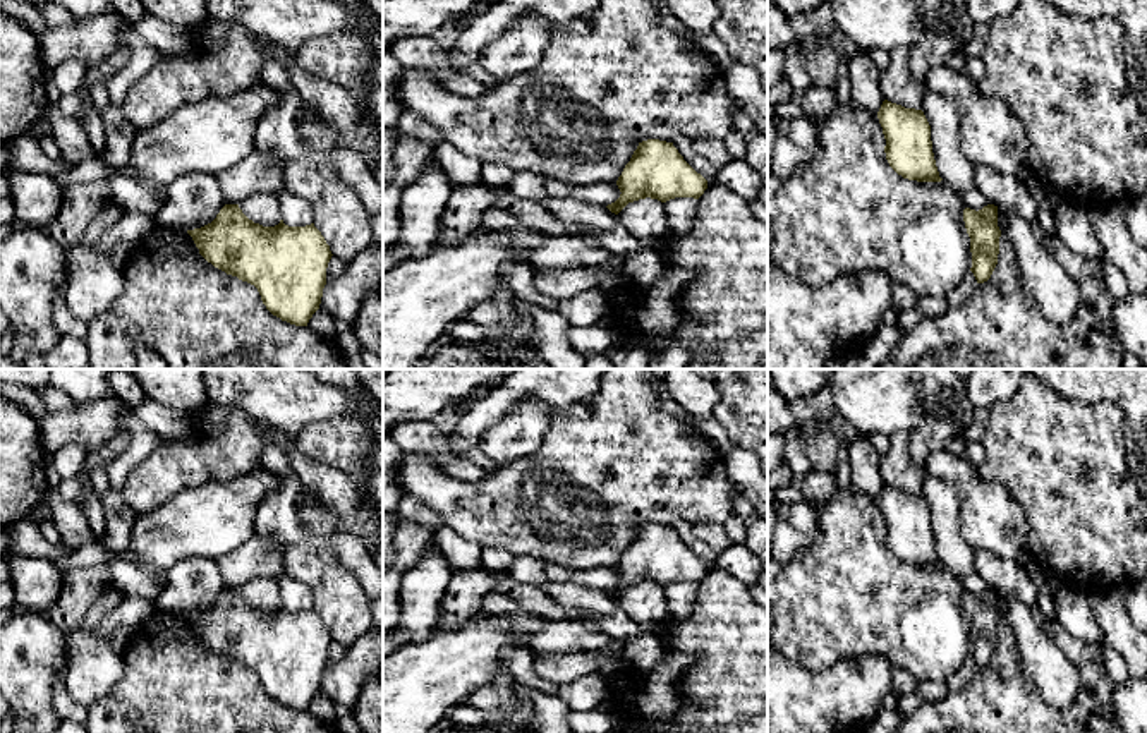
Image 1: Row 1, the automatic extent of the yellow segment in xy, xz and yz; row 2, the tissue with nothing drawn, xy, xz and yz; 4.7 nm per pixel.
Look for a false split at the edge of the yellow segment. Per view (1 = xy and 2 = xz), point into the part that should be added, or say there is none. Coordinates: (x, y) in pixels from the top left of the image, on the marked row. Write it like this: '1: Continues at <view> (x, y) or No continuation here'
1: No continuation here
2: No continuation here

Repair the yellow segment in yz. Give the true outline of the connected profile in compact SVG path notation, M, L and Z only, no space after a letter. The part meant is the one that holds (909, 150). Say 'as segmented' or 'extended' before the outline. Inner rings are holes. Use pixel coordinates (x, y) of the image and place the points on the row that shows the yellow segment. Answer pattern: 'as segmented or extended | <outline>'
as segmented | M883 101L877 112L886 139L889 167L908 180L941 182L931 141L931 125L922 110Z

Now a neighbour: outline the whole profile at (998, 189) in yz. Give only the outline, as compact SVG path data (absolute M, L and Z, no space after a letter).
M975 165L975 187L989 204L1008 206L1023 220L1035 220L1039 206L1023 180L1006 177L986 165Z

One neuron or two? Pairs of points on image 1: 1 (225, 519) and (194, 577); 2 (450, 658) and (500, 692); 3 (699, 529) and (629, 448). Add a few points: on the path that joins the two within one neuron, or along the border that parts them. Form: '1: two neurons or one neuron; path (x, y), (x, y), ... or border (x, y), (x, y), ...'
1: two neurons; border (217, 560), (203, 557), (182, 558), (167, 570)
2: two neurons; border (505, 670), (488, 684), (476, 687), (462, 702)
3: two neurons; border (722, 522), (692, 524)

